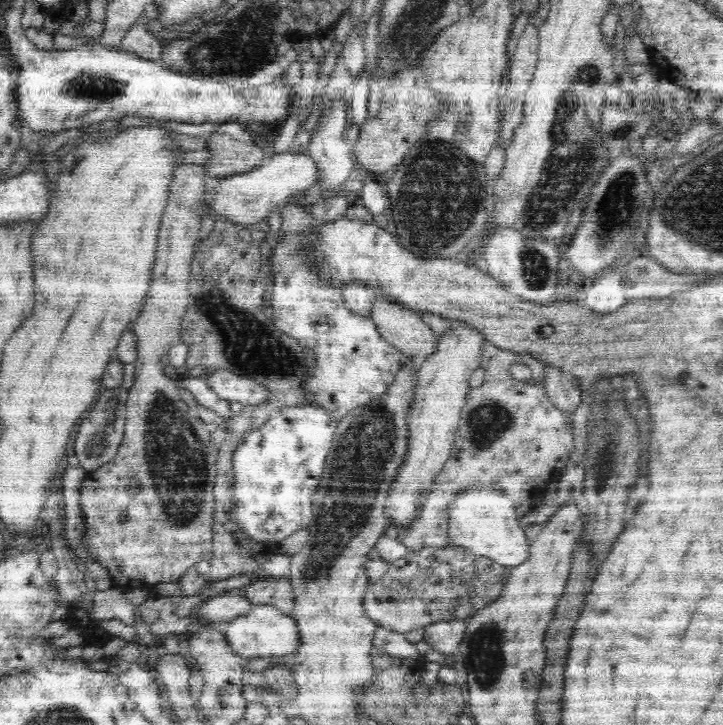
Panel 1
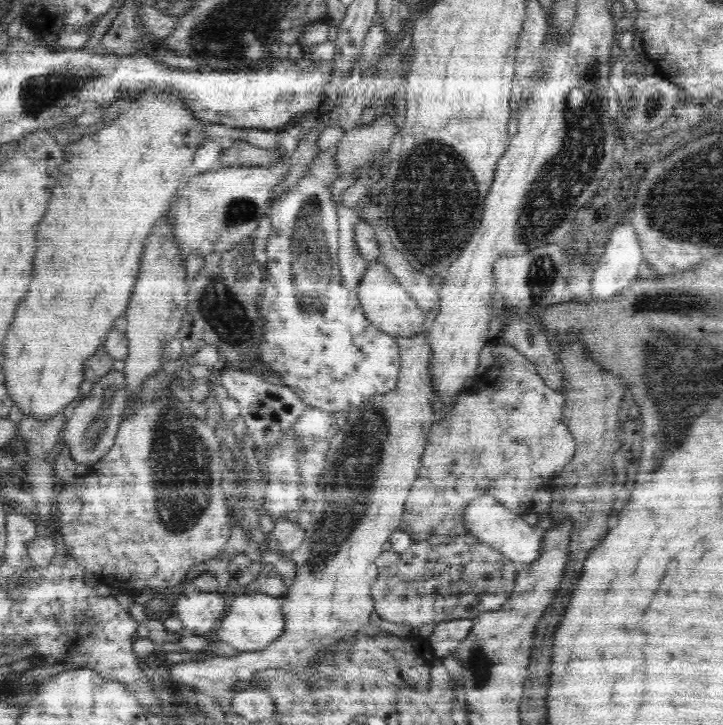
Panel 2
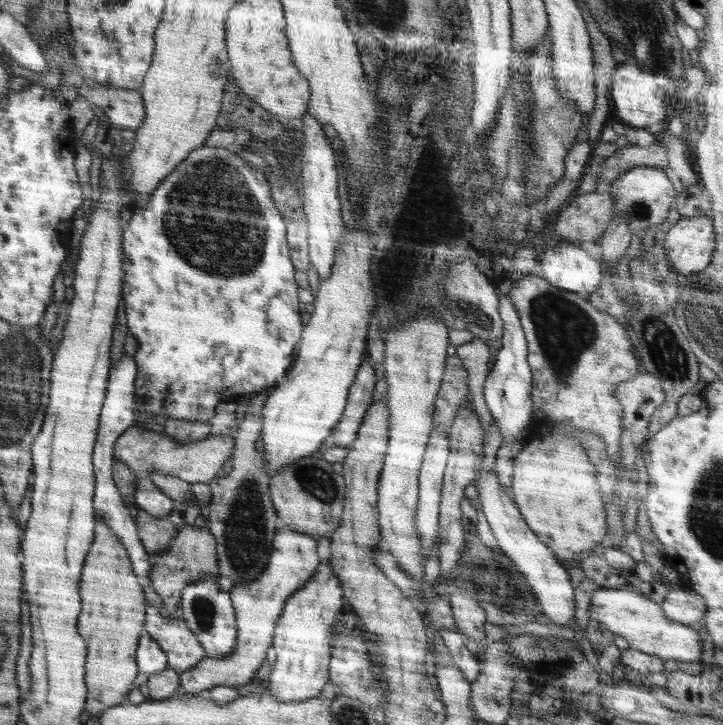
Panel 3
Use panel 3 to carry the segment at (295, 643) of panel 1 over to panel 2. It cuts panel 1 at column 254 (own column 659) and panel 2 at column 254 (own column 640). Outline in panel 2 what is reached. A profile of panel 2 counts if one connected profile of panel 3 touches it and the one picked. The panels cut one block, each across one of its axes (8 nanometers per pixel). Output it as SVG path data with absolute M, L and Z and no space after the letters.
M259 560L247 563L246 569L233 579L232 586L226 591L228 595L227 612L215 626L213 638L226 642L239 653L265 650L281 638L282 630L286 626L284 613L282 613L283 598L256 592L243 593L243 589L262 573L263 566Z

